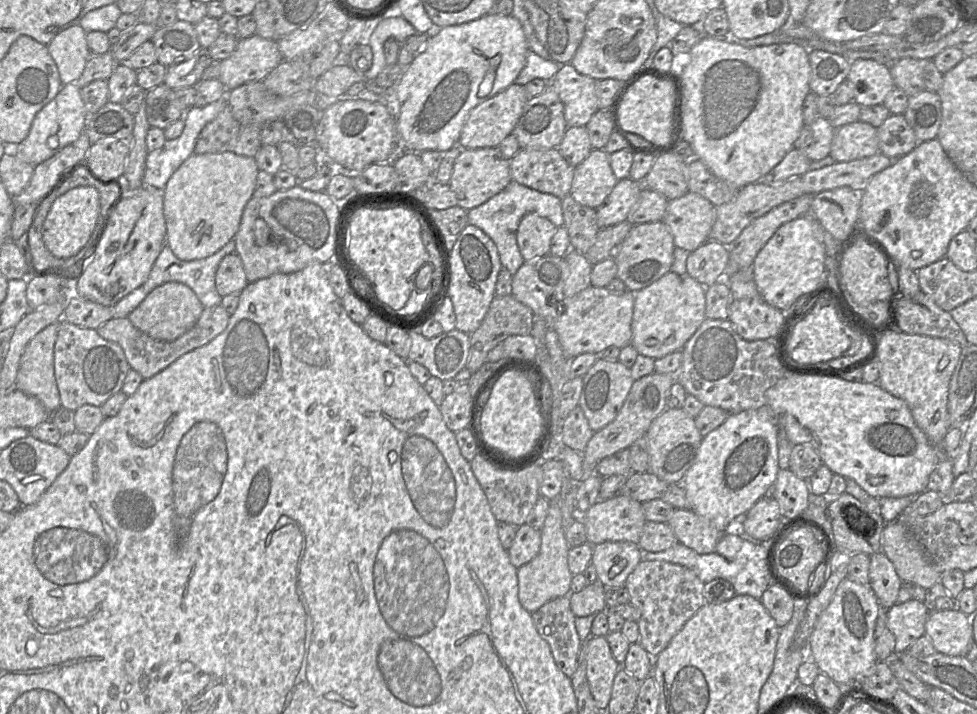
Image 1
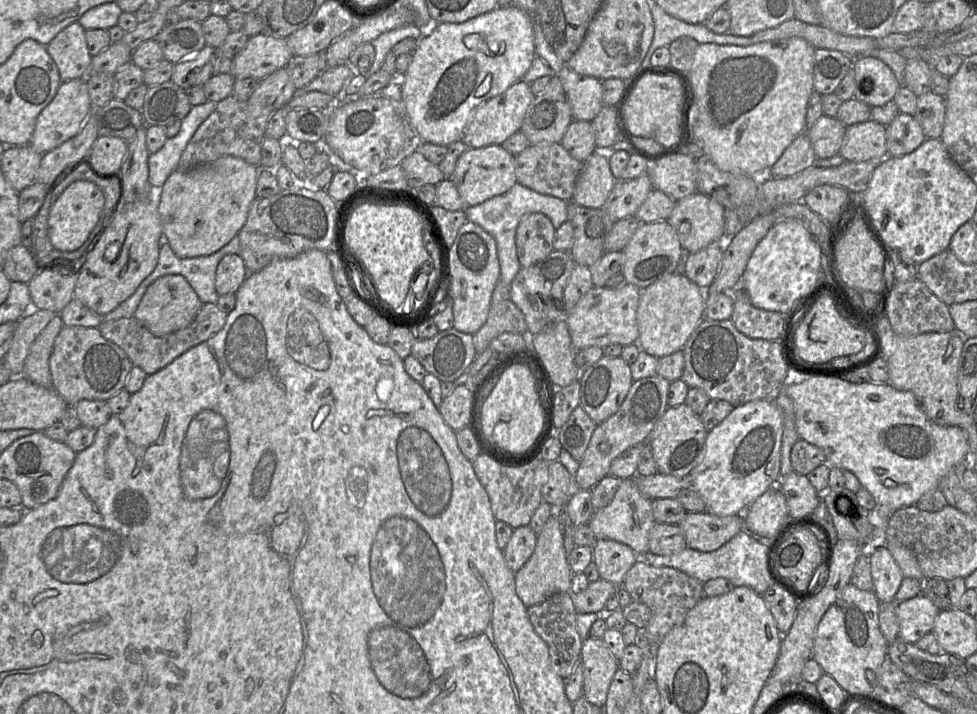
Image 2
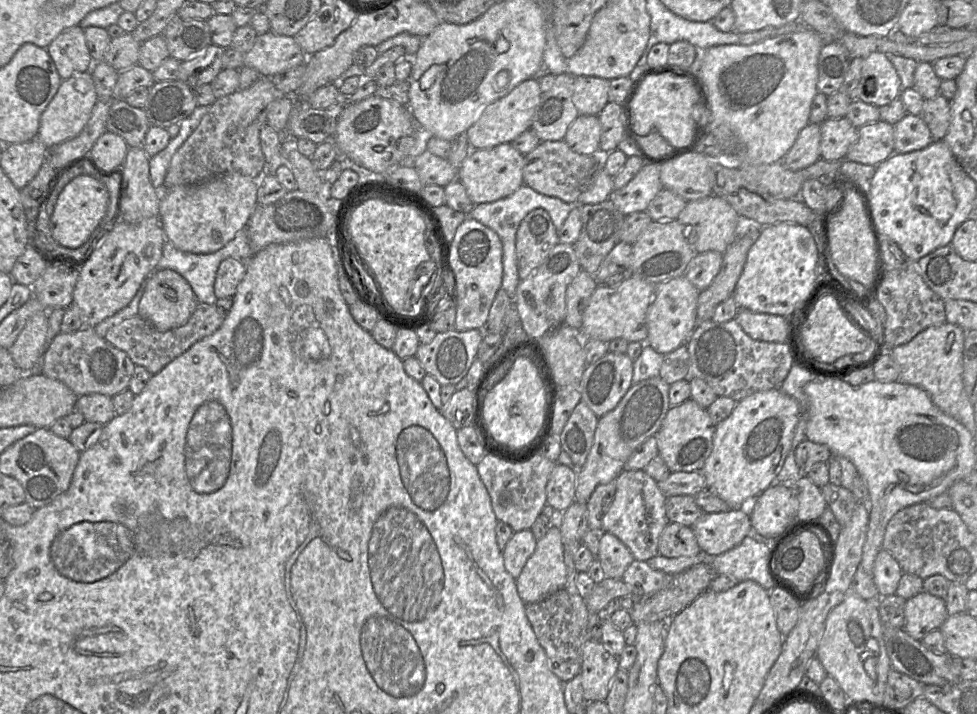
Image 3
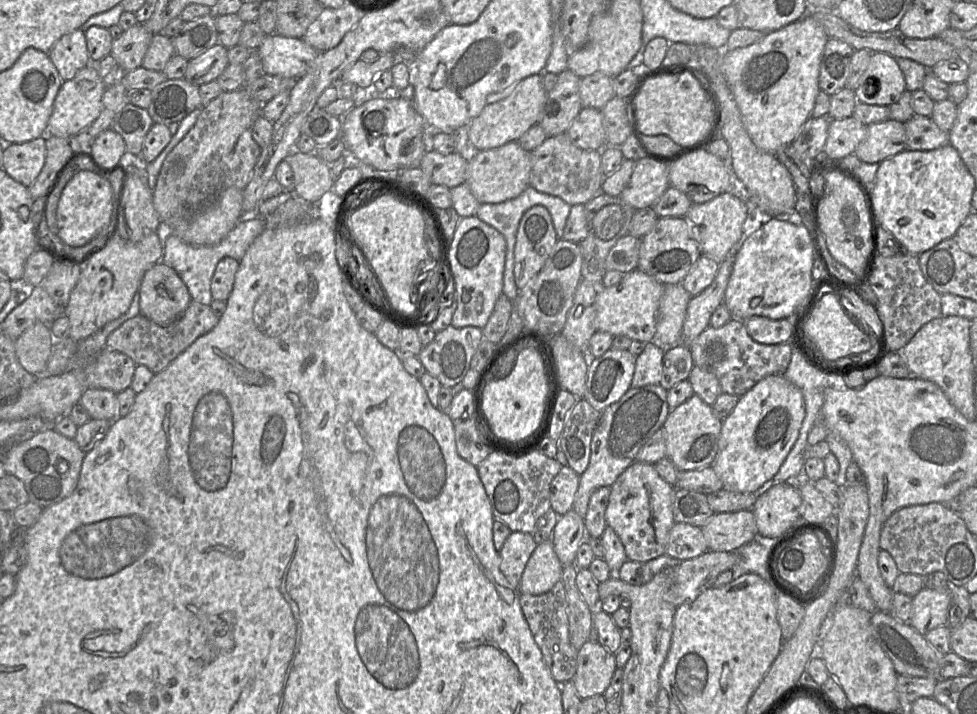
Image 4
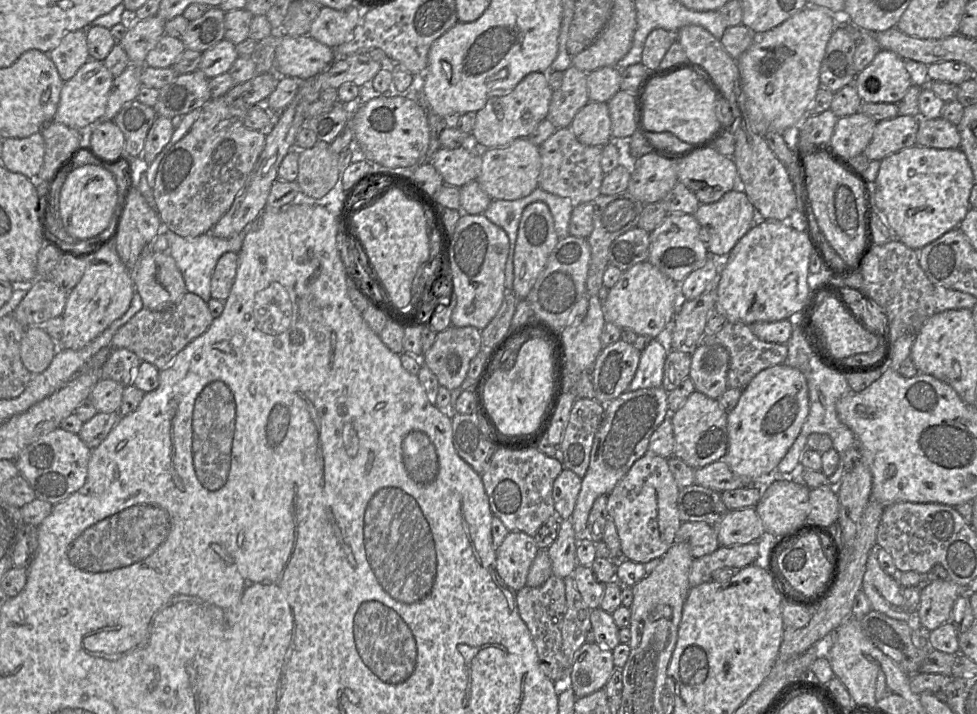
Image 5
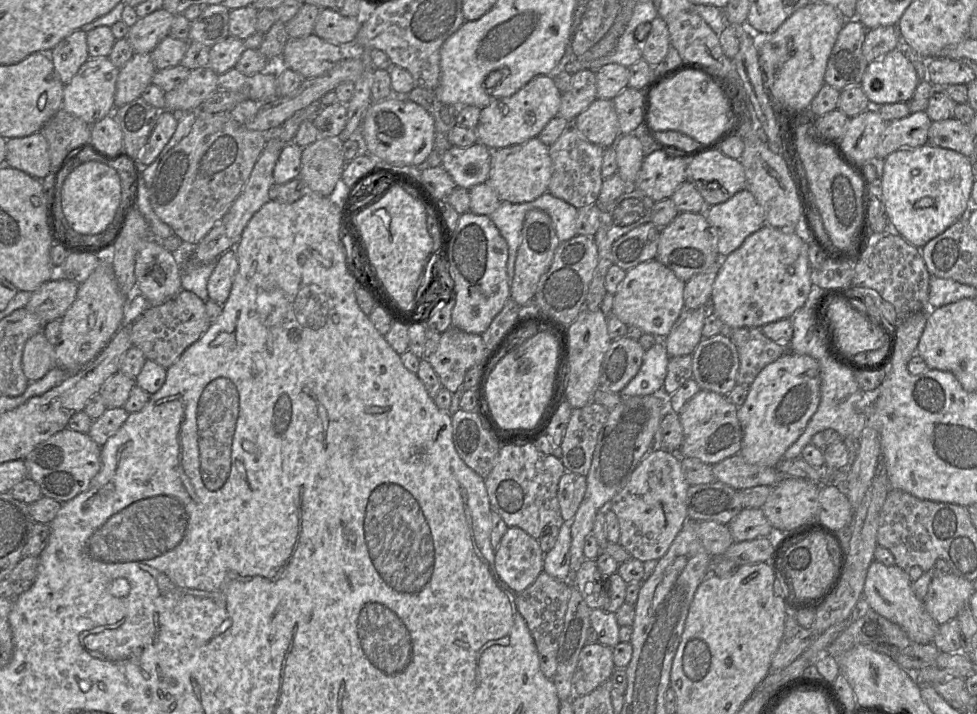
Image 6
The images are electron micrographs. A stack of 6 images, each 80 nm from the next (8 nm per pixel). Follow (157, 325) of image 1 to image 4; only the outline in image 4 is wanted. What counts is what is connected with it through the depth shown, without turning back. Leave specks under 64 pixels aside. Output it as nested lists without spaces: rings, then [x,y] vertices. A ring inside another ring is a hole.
[[[162,261],[145,272],[139,294],[140,314],[159,326],[176,321],[192,301],[185,283]]]

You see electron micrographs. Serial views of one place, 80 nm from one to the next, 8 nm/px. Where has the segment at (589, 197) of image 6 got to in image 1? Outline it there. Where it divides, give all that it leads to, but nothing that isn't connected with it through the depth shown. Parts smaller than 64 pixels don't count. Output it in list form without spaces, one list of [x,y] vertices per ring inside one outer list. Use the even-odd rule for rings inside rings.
[[[558,148],[547,150],[520,149],[510,160],[512,180],[543,193],[564,198],[570,193],[575,167],[560,154]]]

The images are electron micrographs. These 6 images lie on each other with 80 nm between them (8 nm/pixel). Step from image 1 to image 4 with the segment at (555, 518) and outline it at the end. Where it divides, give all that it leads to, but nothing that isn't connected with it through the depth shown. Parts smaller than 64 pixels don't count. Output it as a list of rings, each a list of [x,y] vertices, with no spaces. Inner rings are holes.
[[[552,541],[537,544],[523,571],[520,594],[541,595],[550,591],[561,580],[562,569]]]

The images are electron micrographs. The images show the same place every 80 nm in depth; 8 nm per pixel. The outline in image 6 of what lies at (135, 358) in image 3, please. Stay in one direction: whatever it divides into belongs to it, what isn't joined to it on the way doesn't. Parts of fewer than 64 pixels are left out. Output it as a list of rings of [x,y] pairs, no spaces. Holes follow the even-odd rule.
[[[181,290],[174,298],[158,305],[149,306],[132,322],[130,340],[146,359],[168,368],[182,353],[196,342],[209,328],[205,303],[194,293]]]

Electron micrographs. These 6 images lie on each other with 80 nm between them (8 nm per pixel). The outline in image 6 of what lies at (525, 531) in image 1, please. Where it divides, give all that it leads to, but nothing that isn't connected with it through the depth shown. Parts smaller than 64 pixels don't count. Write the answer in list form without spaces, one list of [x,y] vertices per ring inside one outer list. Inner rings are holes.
[[[508,527],[495,549],[495,569],[515,593],[530,586],[543,571],[544,552],[537,539],[518,527]]]

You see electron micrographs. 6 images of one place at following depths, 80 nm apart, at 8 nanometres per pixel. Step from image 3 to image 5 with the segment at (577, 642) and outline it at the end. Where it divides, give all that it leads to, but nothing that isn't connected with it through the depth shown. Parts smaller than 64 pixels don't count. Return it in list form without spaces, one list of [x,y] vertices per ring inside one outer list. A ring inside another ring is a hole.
[[[552,574],[541,586],[524,586],[516,593],[516,602],[519,615],[527,625],[536,646],[541,670],[557,685],[567,682],[571,662],[562,650],[562,622],[566,613],[564,580]]]

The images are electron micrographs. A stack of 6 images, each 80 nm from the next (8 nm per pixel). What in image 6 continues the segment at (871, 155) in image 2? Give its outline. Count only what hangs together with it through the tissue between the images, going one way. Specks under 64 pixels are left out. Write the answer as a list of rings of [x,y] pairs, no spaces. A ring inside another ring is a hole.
[[[925,111],[889,121],[876,147],[876,157],[885,159],[901,148],[916,148],[927,144],[931,123]]]

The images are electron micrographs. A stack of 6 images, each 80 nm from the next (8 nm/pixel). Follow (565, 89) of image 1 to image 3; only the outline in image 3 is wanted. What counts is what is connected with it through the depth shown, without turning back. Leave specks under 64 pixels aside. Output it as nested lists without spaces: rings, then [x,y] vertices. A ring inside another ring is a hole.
[[[574,77],[572,101],[579,115],[596,115],[608,101],[610,80],[594,77]]]

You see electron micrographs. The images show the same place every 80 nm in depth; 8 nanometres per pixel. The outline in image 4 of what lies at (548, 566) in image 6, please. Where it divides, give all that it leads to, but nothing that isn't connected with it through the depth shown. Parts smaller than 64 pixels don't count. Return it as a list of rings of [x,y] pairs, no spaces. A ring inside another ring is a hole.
[[[572,509],[559,515],[553,530],[552,543],[563,566],[575,564],[577,550],[586,539],[584,518]]]

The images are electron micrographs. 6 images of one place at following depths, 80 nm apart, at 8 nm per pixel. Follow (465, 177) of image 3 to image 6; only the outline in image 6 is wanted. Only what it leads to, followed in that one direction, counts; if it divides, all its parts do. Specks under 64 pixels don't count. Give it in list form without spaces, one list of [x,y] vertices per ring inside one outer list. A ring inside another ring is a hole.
[[[535,137],[523,144],[491,150],[490,172],[485,183],[490,185],[500,201],[525,203],[548,192],[551,175],[552,161],[549,146]]]

